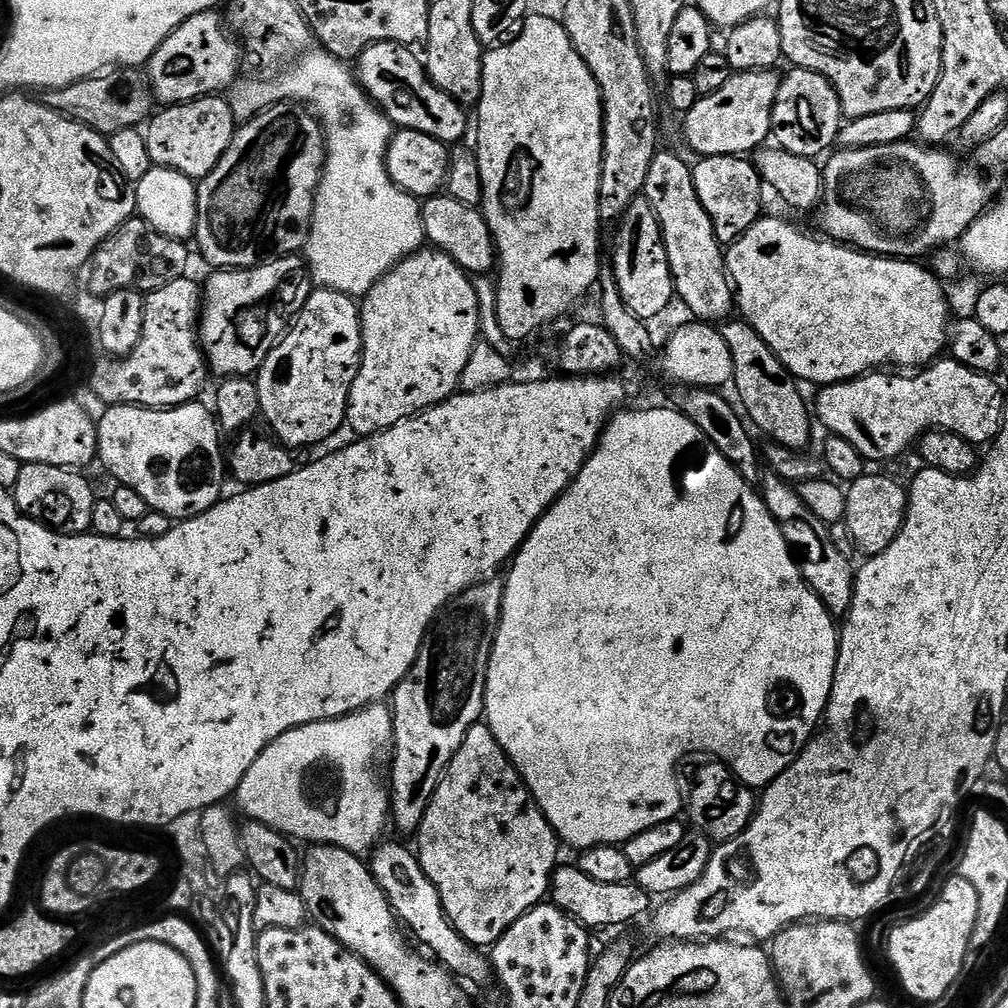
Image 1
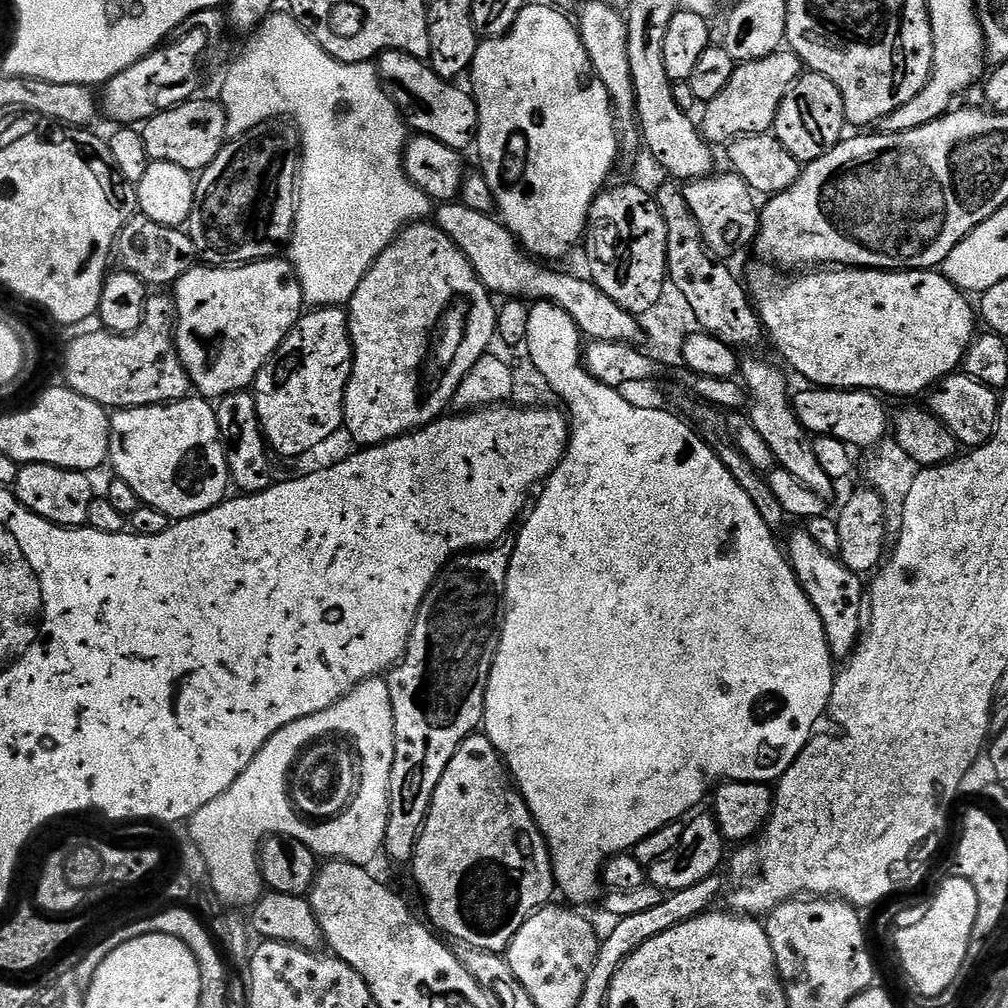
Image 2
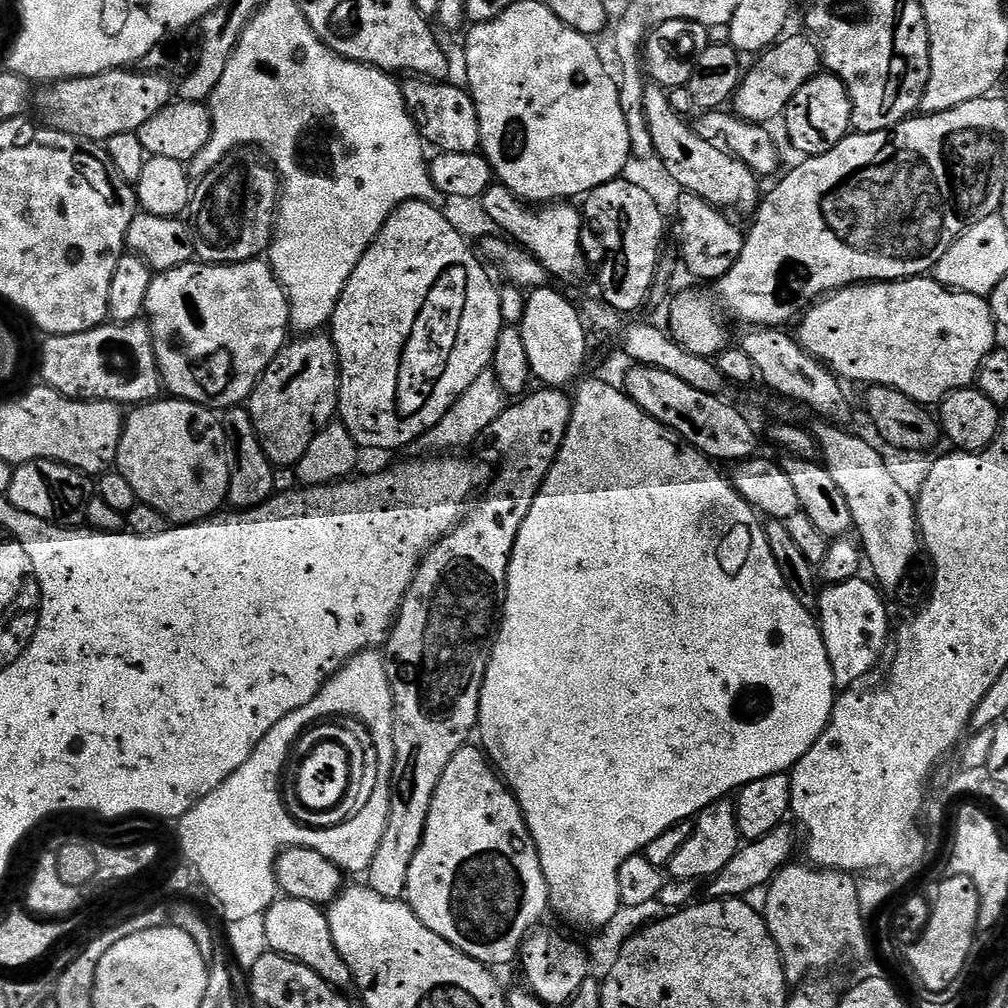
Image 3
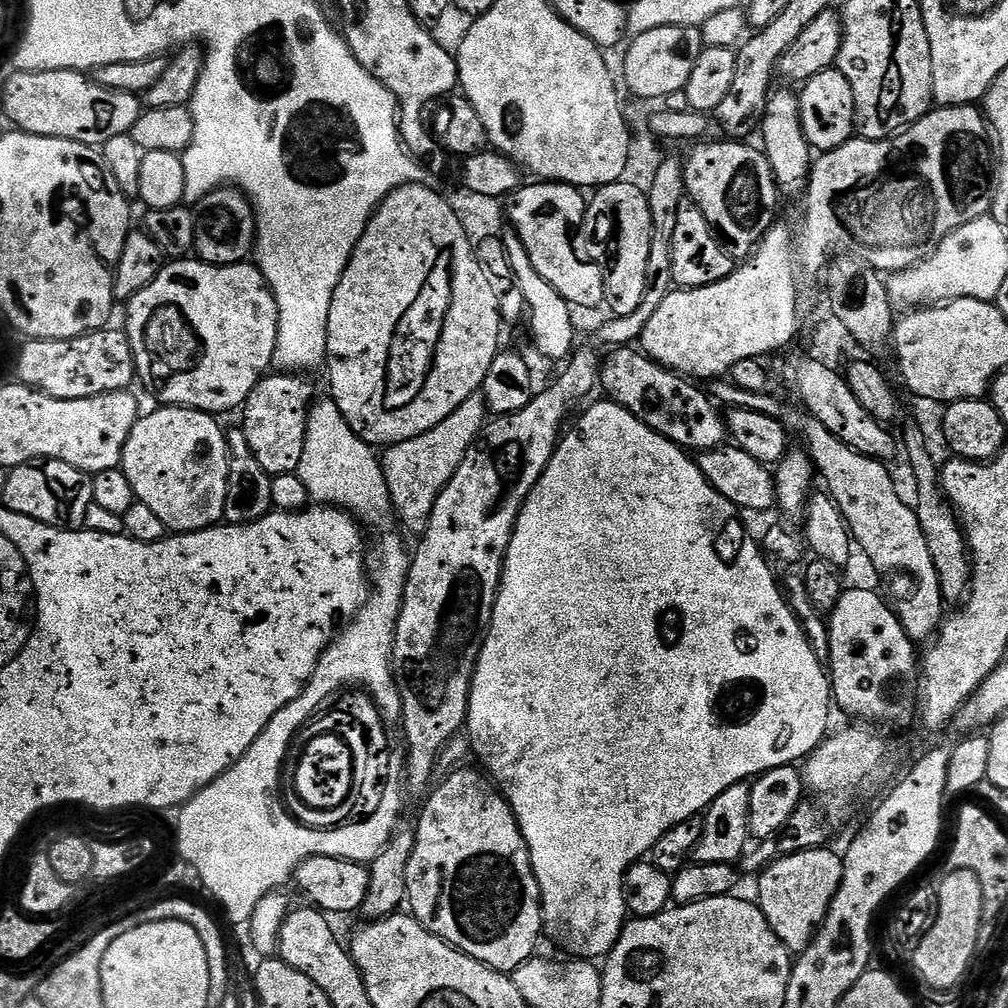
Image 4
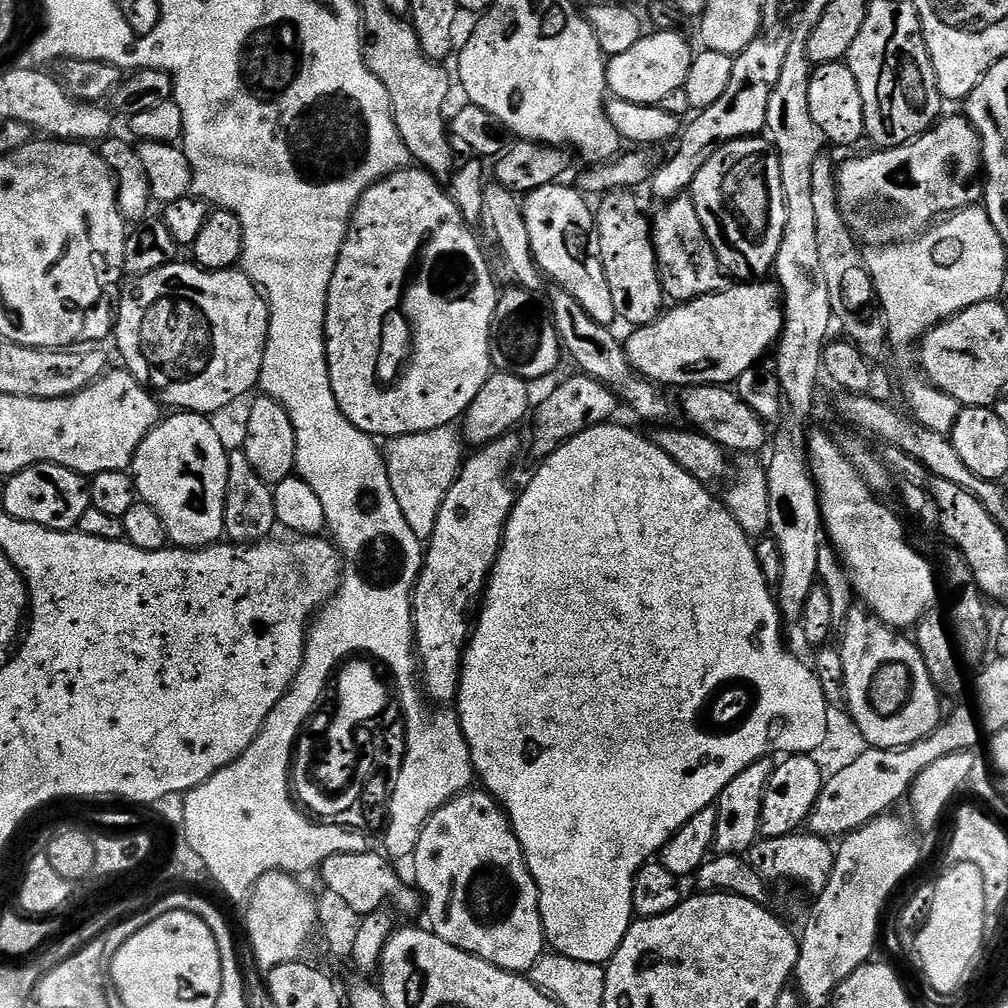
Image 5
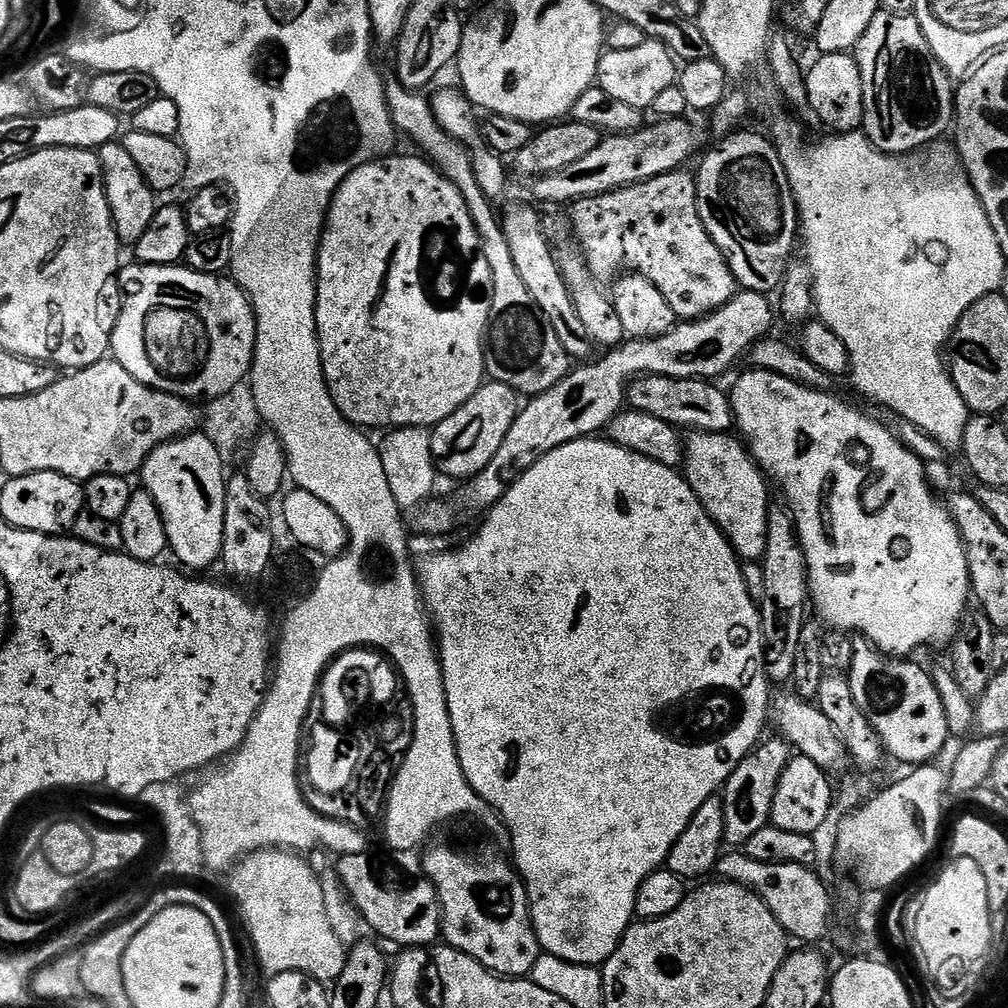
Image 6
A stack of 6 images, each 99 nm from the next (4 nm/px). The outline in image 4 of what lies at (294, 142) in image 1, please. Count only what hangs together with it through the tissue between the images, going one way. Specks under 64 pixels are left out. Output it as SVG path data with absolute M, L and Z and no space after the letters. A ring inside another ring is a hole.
M221 186L207 192L198 202L196 213L195 255L205 264L243 264L256 246L256 212L243 192L232 186Z

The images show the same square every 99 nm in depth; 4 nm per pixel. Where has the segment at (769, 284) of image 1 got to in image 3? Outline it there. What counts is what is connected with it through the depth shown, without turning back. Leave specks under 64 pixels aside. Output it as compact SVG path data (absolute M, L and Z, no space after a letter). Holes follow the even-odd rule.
M928 274L912 276L908 280L889 280L887 283L861 282L838 288L835 292L811 305L808 311L803 313L799 324L800 334L798 333L798 341L801 347L809 355L819 360L821 364L827 365L836 376L843 378L845 381L857 380L858 383L864 384L863 386L881 384L887 388L897 388L902 394L914 398L919 404L925 406L939 405L944 397L950 395L950 393L957 392L963 388L973 387L976 384L976 375L980 369L982 358L986 358L986 354L990 354L998 347L998 340L996 340L998 325L996 319L992 317L991 303L983 296L975 296L969 292L958 292L954 288L947 288L945 284L941 284L939 280Z

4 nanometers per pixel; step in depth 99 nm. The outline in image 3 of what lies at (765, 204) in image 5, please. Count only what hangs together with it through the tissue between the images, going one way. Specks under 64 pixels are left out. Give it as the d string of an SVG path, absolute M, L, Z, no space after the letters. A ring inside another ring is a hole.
M659 86L646 88L645 116L656 157L666 166L666 170L677 180L683 191L698 194L721 210L733 208L736 212L755 213L762 199L761 181L756 173L737 156L718 150L718 146L710 146L710 142L698 138L691 123L672 109L665 89Z

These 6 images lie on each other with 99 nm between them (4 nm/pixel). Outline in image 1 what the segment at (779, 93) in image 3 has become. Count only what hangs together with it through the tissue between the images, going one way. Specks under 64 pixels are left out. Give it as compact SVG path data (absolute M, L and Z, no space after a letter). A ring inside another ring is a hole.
M776 70L733 74L726 86L722 86L722 90L714 90L714 94L702 96L689 112L683 113L685 142L700 158L755 153L769 143L772 134L772 107L778 98L781 79L781 73Z

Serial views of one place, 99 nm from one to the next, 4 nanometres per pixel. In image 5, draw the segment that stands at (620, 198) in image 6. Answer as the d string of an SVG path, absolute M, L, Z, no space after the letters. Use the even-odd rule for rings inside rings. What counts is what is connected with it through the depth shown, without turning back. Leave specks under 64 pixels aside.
M685 194L663 205L664 212L656 216L651 225L652 245L656 248L656 263L660 269L660 282L667 299L672 302L687 302L723 292L730 280L698 222L698 210L694 210L691 195Z

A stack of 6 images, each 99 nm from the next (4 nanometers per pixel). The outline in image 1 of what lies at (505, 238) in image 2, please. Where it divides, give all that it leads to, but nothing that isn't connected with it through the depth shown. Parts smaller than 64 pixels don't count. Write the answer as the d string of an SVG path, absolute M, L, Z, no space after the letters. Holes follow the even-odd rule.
M437 194L423 201L420 213L425 241L436 251L445 252L465 273L476 277L497 267L496 246L480 208L462 206L462 202L454 202L447 194Z

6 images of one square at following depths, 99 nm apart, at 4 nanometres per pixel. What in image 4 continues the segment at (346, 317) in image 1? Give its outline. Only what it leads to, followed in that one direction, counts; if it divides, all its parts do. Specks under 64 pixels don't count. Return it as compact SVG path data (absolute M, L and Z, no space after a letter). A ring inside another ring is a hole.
M273 374L265 375L263 380L256 383L256 389L249 394L242 408L242 427L246 434L246 442L250 442L250 450L254 458L258 458L258 466L266 470L270 477L290 475L296 473L302 462L302 450L306 446L306 426L310 411L308 400L308 384L300 374Z

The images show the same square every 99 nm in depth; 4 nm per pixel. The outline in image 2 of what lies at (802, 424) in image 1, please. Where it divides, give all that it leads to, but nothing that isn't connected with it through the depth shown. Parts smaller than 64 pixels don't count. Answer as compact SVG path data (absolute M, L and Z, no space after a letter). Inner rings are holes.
M750 356L740 362L740 378L749 395L748 417L758 434L770 447L779 467L794 474L803 485L825 502L831 502L836 496L837 485L822 470L818 456L814 452L811 435L799 422L793 407L793 401L788 392L788 382L783 372L768 360Z

